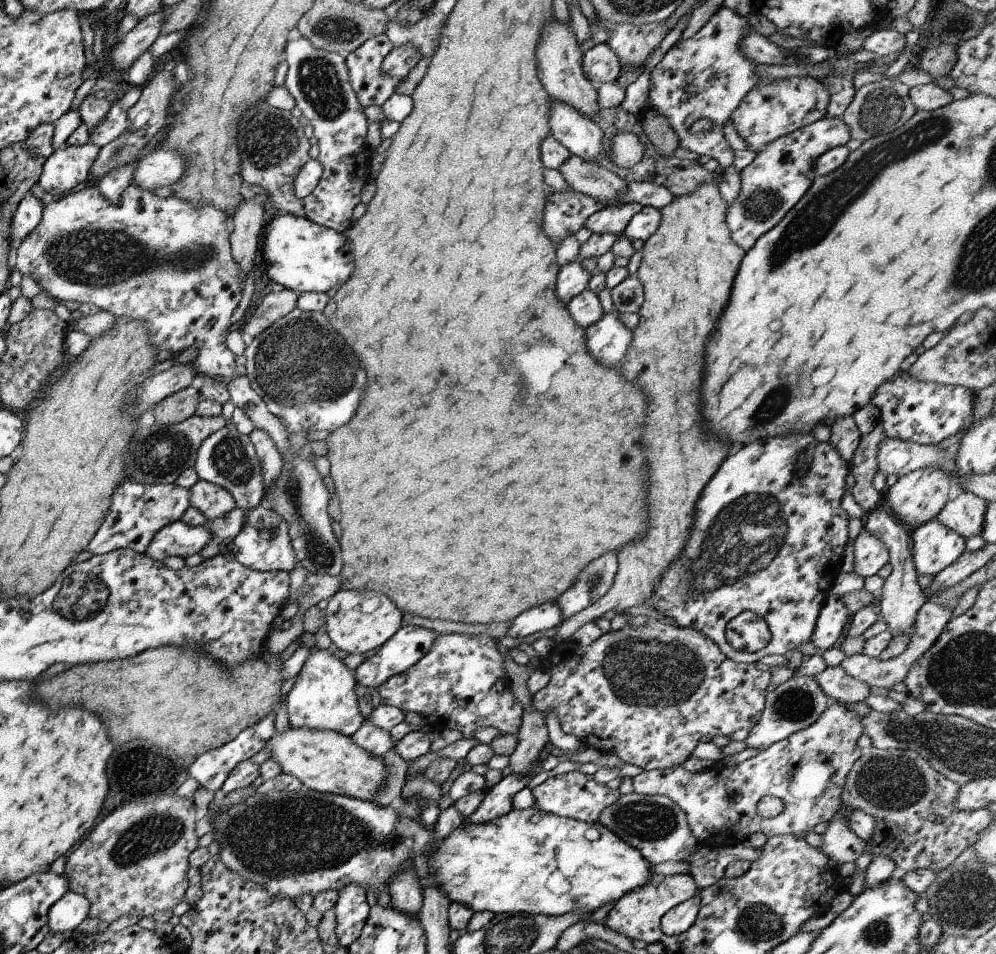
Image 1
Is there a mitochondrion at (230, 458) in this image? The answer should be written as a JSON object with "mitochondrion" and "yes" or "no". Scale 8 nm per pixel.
{"mitochondrion":"yes"}

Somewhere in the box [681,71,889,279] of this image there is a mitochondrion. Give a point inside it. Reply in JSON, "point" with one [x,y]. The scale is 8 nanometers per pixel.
{"point":[761,203]}

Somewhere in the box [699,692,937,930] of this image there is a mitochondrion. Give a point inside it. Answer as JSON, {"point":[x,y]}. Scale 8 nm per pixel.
{"point":[895,782]}

